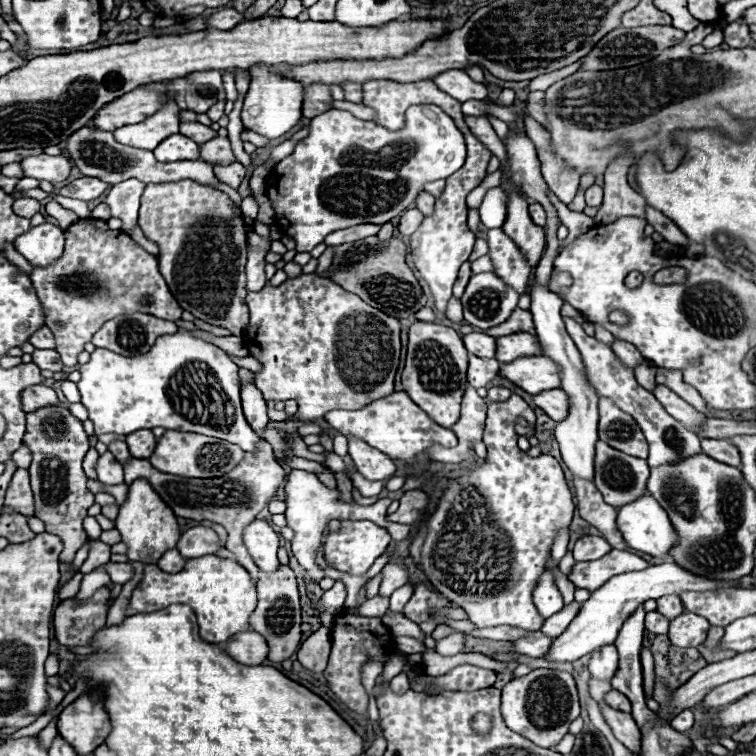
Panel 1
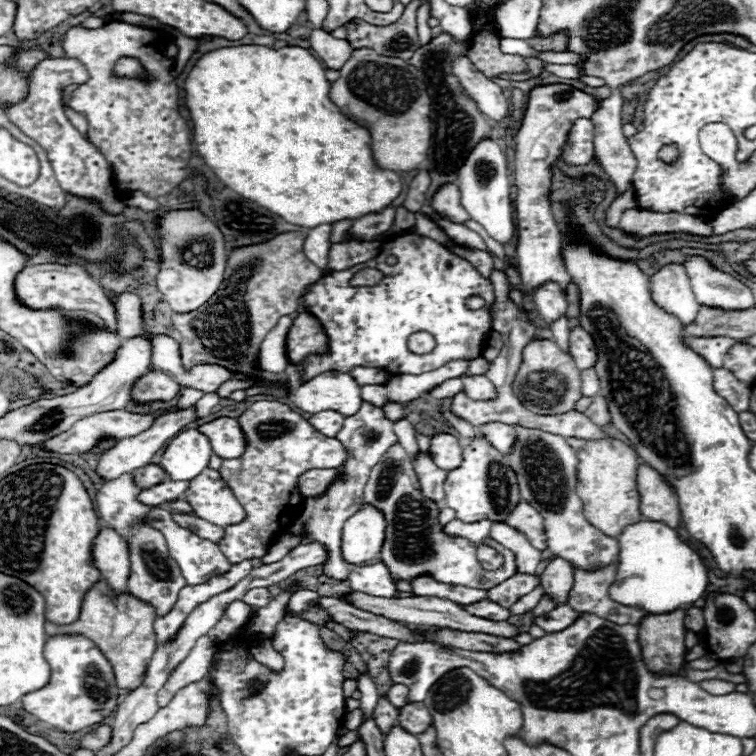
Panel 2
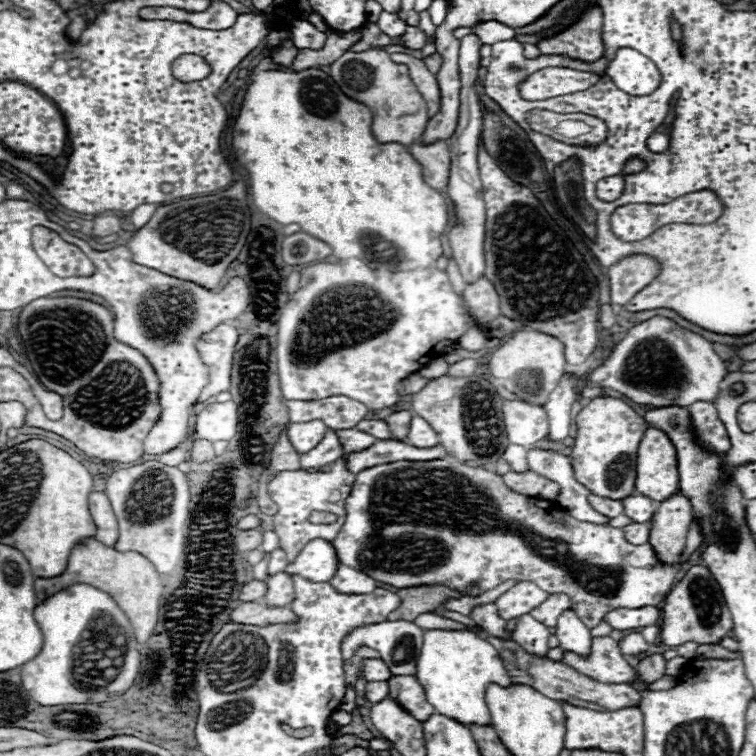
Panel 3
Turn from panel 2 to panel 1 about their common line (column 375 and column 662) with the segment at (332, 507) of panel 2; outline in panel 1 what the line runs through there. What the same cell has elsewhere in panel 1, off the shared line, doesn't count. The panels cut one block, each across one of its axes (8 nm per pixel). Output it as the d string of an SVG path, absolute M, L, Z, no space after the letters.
M564 318L566 322L566 330L570 334L570 338L574 340L580 356L582 356L582 364L584 364L584 372L586 372L586 380L590 382L590 386L594 386L598 396L610 398L620 410L624 410L626 414L630 414L638 426L642 428L648 444L650 444L650 456L648 456L648 466L658 468L664 464L676 464L684 458L696 456L700 454L700 438L688 430L686 426L682 426L682 422L676 422L676 418L672 418L664 406L660 406L660 402L654 398L652 392L648 392L646 388L642 388L636 378L634 372L628 370L620 358L616 358L616 354L612 352L610 346L598 342L596 338L588 336L582 326L578 322L574 322L572 318Z

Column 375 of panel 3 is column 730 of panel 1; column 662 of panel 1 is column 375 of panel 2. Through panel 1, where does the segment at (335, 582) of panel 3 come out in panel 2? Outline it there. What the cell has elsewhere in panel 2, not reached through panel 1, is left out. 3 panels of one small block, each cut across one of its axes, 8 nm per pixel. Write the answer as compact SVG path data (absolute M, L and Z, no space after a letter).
M382 562L368 564L368 566L356 566L350 572L350 586L352 590L362 590L372 596L392 598L396 594L396 586L390 578L390 572Z

